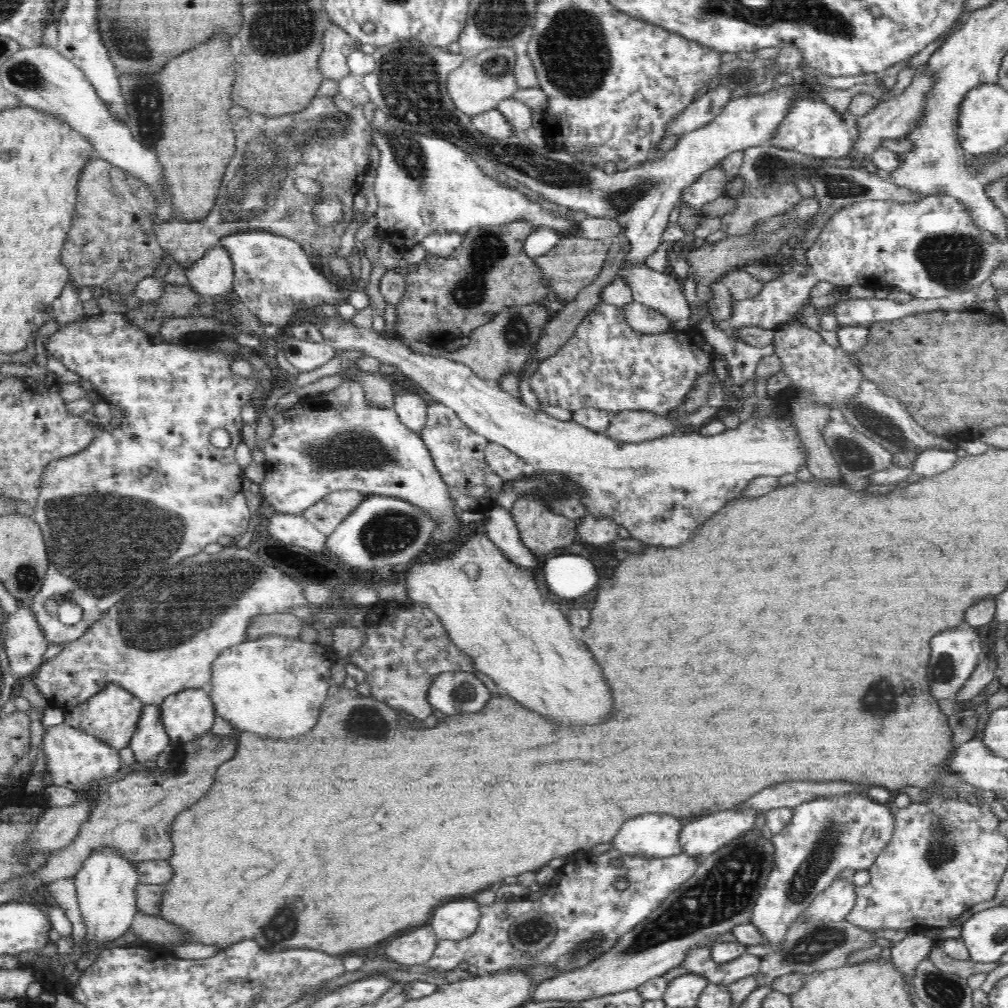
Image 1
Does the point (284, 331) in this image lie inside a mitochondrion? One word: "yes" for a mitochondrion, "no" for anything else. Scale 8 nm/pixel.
no

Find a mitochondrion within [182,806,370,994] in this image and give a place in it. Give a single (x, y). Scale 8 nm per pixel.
(282, 923)

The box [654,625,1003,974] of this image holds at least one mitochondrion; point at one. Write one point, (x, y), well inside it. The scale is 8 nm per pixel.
(828, 843)

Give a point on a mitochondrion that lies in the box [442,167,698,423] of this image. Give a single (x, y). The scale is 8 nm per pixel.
(487, 248)

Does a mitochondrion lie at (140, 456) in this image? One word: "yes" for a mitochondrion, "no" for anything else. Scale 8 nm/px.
no

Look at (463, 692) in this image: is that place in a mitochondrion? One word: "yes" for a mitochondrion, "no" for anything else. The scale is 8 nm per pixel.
yes

